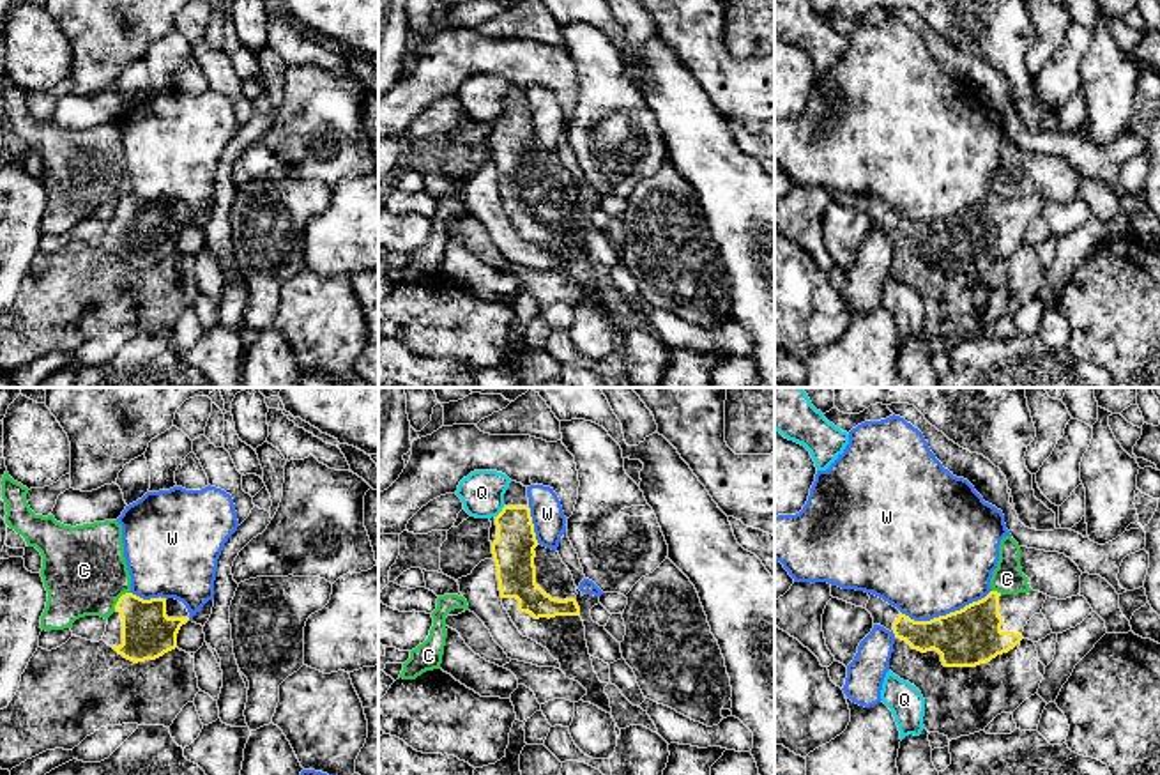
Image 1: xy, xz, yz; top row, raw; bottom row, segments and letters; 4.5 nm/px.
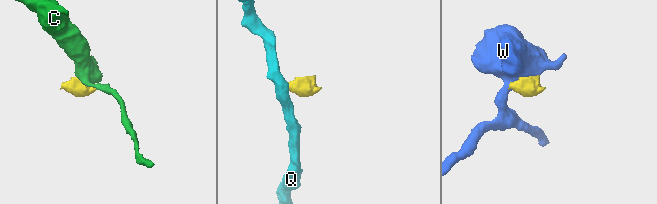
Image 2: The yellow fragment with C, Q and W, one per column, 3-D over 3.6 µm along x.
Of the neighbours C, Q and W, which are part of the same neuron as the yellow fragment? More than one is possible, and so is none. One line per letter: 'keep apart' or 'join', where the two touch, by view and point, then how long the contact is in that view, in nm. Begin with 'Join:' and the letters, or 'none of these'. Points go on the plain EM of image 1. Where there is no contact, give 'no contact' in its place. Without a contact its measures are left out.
Join: none of these
C: keep apart; meets yellow in xy at (119, 204); contact 110 nm long
Q: keep apart; meets yellow in xz at (501, 115); contact 70 nm long
W: keep apart; meets yellow in yz at (946, 218); contact 420 nm long

